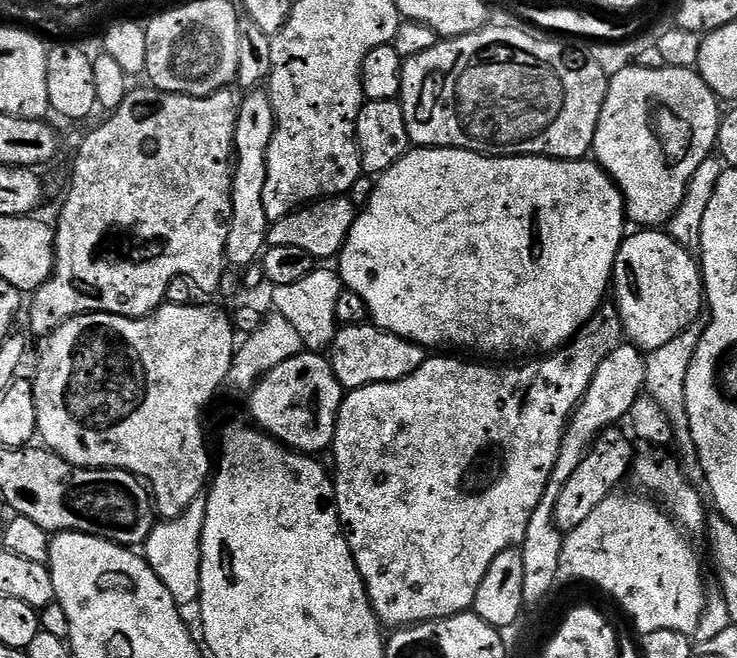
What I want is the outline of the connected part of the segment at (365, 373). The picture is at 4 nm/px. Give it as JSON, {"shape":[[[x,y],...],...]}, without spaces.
{"shape":[[[368,322],[341,327],[332,339],[331,352],[332,369],[346,390],[401,380],[414,374],[414,370],[421,368],[426,359],[425,349],[419,344],[390,334]]]}

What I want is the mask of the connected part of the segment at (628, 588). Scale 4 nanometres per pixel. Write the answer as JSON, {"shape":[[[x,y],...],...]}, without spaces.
{"shape":[[[615,492],[600,502],[581,525],[563,537],[557,557],[557,579],[562,582],[582,580],[598,586],[616,600],[632,620],[637,635],[645,636],[657,630],[693,635],[704,612],[704,588],[694,554],[677,529],[673,519],[658,504]]]}

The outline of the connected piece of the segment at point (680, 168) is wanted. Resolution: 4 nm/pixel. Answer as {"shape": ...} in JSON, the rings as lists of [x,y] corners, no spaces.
{"shape":[[[631,66],[609,79],[591,155],[624,193],[631,223],[642,228],[667,225],[694,172],[715,149],[720,106],[710,86],[692,68]]]}

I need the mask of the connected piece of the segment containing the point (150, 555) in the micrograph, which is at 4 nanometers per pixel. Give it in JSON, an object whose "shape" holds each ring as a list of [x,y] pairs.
{"shape":[[[200,494],[187,511],[176,519],[163,519],[153,523],[152,533],[145,538],[142,545],[142,555],[150,570],[154,570],[154,574],[180,608],[186,608],[191,603],[193,605],[200,597],[200,538],[201,528],[205,524],[206,500],[207,497]]]}

